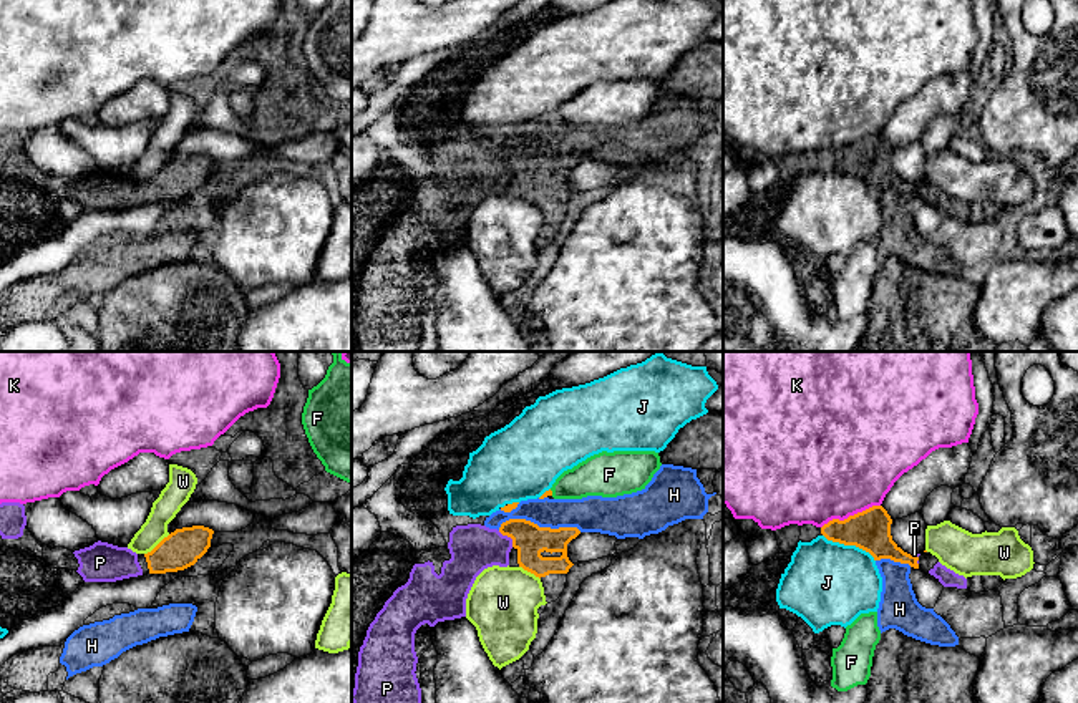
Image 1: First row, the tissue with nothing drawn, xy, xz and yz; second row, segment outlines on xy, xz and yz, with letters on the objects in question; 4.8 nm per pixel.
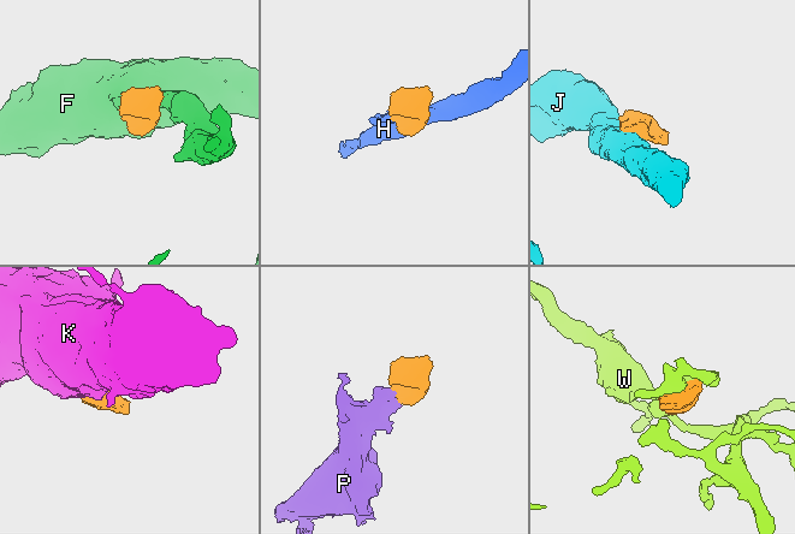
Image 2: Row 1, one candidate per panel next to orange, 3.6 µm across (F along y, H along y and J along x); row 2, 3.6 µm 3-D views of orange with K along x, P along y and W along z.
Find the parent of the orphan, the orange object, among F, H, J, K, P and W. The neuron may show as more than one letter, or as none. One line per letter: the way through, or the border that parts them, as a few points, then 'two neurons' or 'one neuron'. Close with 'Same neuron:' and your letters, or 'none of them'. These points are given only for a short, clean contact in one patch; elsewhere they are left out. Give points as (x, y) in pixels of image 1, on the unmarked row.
F: border along xz (549, 118), (553, 123); two neurons
H: two neurons
J: two neurons
K: two neurons
P: runs through xz (529, 168), (526, 164), (508, 164), (491, 176), (473, 176); one neuron
W: two neurons
Same neuron: P

